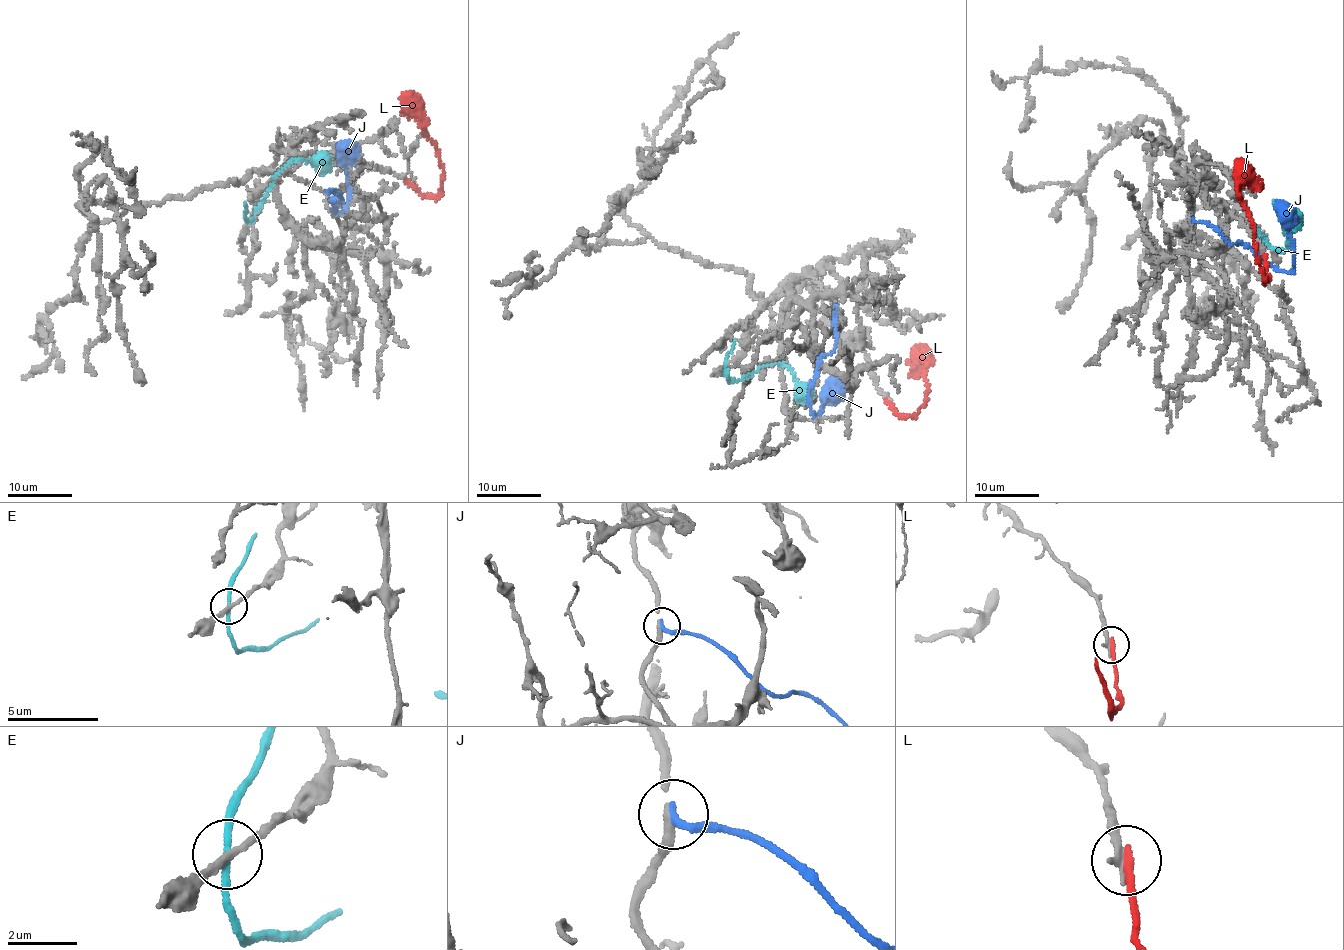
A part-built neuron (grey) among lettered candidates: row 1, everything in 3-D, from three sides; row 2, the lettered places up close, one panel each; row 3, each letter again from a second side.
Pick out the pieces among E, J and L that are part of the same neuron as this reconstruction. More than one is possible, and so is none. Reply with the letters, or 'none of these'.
none of these

